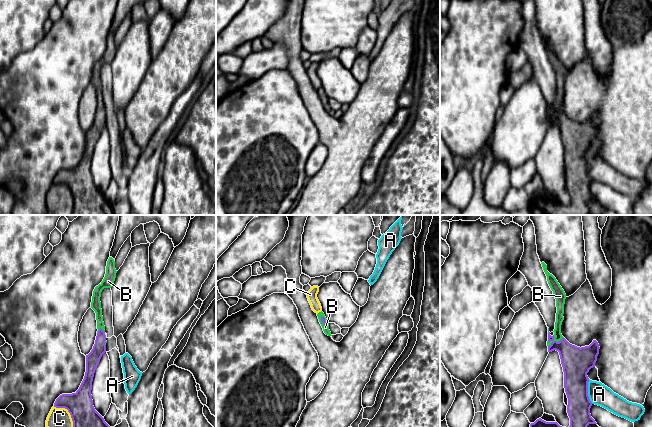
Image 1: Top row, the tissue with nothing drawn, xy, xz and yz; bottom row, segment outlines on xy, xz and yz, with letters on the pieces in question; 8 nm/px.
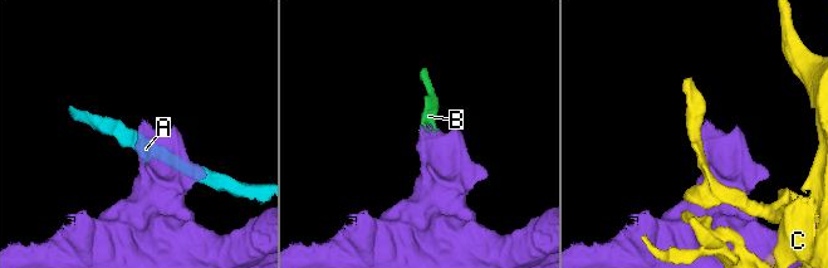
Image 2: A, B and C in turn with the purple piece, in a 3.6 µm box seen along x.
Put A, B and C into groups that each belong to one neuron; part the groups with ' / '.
A C / B

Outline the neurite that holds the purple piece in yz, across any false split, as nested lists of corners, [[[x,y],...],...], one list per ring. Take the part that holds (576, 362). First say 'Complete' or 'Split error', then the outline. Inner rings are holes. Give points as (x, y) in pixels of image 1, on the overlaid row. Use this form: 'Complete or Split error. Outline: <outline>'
Split error. Outline: [[[542,262],[543,270],[547,276],[548,284],[556,299],[556,322],[554,335],[548,332],[548,352],[559,352],[564,372],[564,388],[568,398],[567,413],[570,418],[569,427],[587,427],[589,424],[597,424],[591,417],[590,408],[592,402],[588,396],[587,373],[597,361],[599,344],[596,340],[589,346],[577,347],[570,344],[561,334],[561,325],[564,320],[564,304],[566,294],[556,278],[547,271],[547,265]]]

